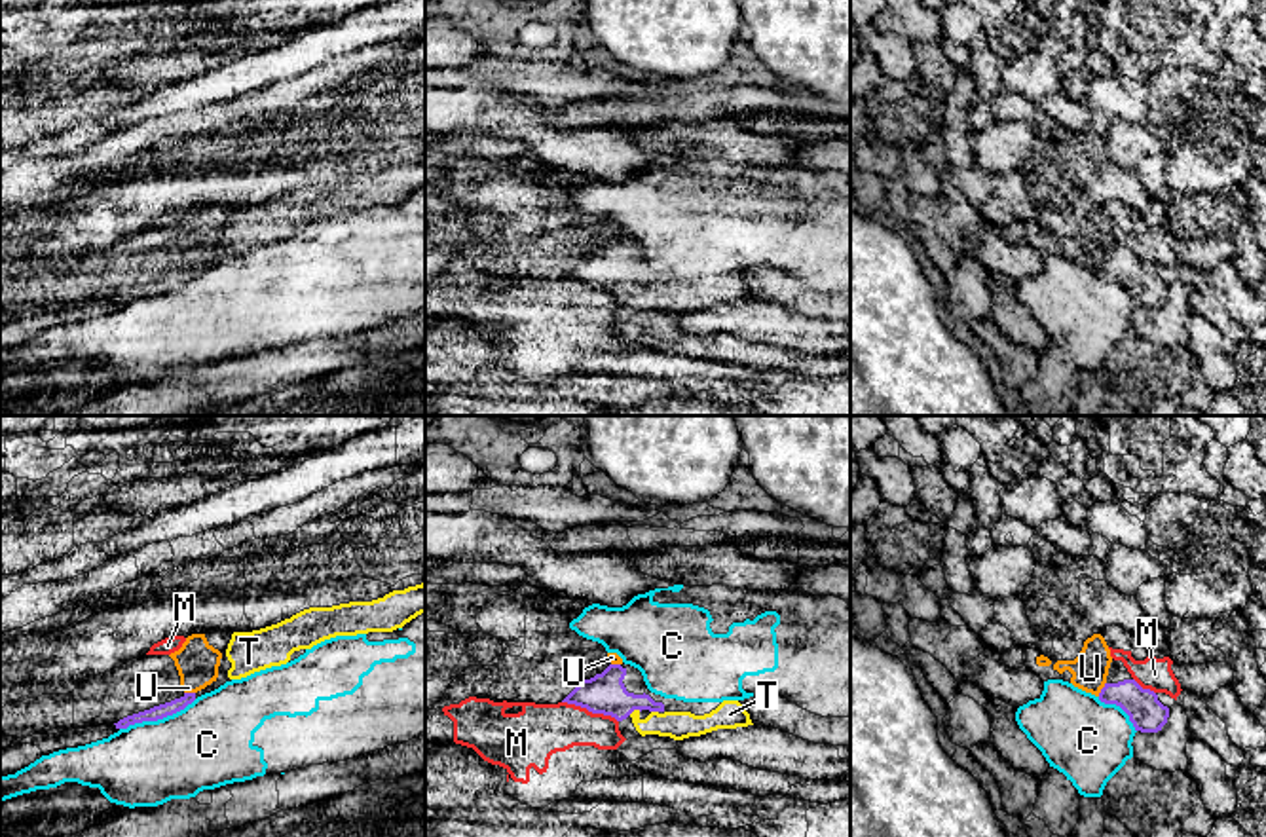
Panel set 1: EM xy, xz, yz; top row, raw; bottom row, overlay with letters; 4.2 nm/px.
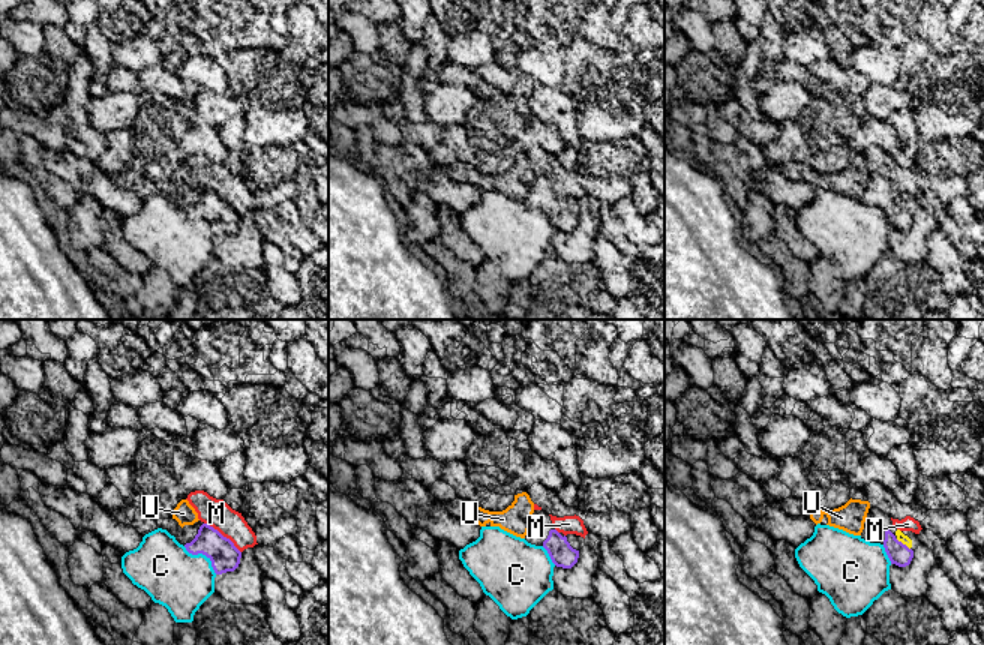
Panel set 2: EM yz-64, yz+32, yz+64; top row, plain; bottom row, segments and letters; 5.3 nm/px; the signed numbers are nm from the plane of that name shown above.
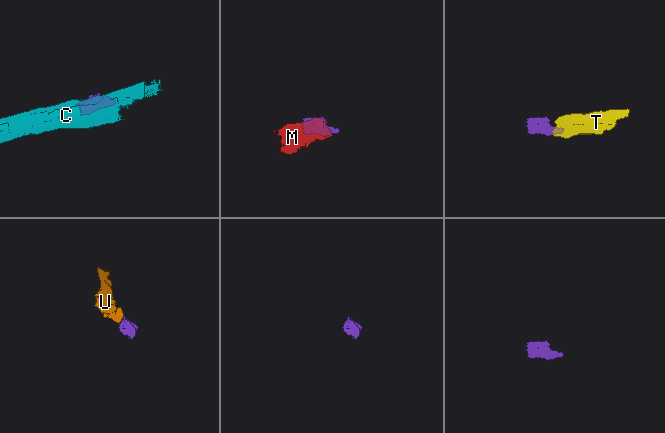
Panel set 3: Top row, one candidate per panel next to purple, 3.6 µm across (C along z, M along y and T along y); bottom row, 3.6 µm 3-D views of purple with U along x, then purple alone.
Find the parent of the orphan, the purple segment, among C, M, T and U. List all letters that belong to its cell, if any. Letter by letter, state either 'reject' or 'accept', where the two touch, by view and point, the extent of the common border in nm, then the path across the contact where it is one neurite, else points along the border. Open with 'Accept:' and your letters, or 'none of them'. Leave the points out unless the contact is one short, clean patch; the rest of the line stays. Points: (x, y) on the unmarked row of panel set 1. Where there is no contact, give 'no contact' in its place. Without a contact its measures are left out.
Accept: T
C: reject | xy (158, 293) | 360 nm
M: reject | xz (591, 285) | 260 nm | along xz (562, 276), (610, 289), (617, 297)
T: accept | xz (634, 283) | 60 nm | across xz (604, 268), (634, 283), (642, 298), (678, 300)
U: reject | yz (1101, 264) | 70 nm | along yz (1105, 257), (1098, 270)

